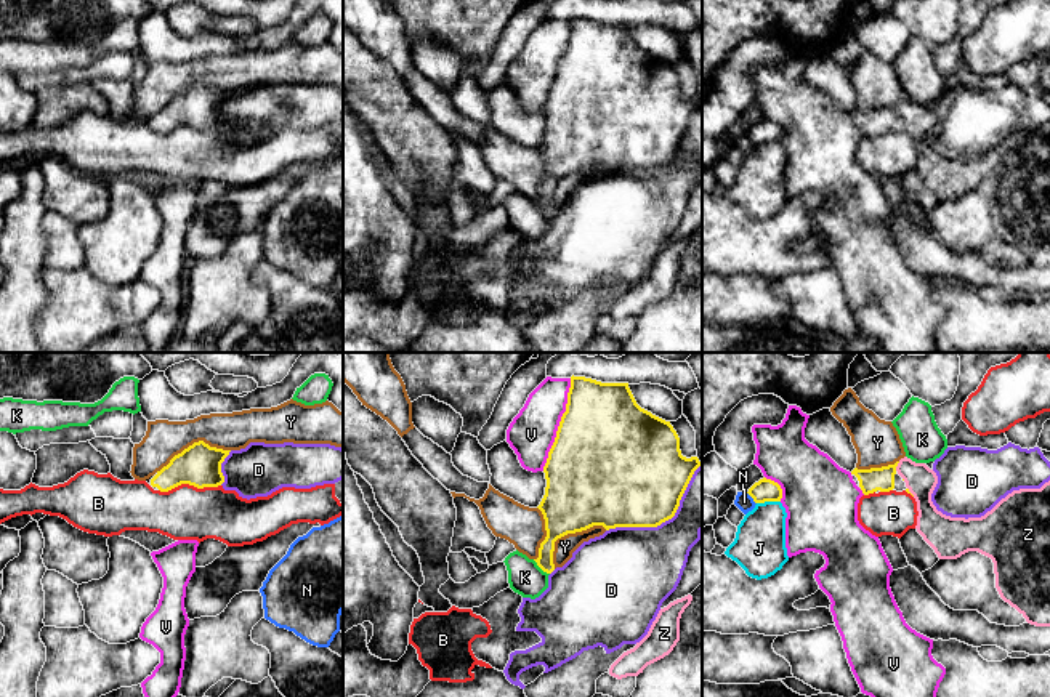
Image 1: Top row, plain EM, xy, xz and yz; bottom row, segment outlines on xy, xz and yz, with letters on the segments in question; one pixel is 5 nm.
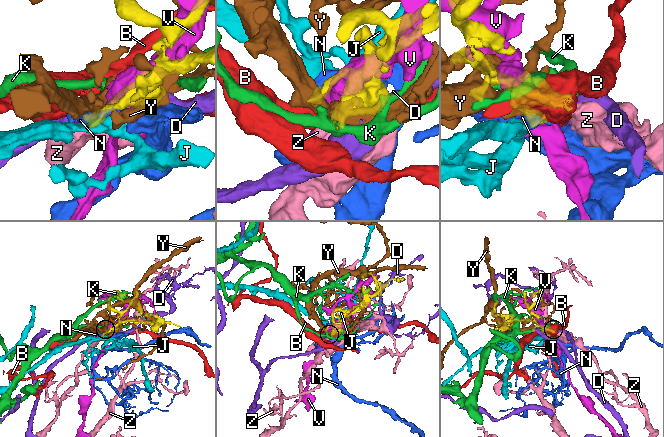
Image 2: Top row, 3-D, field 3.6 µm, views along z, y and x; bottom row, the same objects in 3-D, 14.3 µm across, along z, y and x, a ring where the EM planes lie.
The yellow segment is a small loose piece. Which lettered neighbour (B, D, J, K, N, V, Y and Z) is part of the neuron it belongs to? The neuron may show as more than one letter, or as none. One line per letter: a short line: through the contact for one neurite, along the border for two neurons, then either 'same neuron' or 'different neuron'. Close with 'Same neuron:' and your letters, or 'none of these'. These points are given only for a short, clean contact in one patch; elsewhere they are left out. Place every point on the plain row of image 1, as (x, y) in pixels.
B: different neuron
D: different neuron
J: different neuron
K: line xz (533, 201), (549, 215); different neuron
N: different neuron
V: different neuron
Y: different neuron
Z: line yz (872, 120), (880, 120), (896, 106), (904, 108), (920, 122); same neuron
Same neuron: Z

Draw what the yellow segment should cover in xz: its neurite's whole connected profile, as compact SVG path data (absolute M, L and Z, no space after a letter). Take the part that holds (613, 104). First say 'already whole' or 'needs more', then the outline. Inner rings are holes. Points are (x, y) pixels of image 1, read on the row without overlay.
already whole; M571 18L566 53L543 107L547 128L537 147L545 160L547 178L540 184L537 207L555 212L555 183L567 175L603 167L657 168L672 160L680 141L701 107L697 98L686 99L670 62L641 50L628 24L601 24Z

